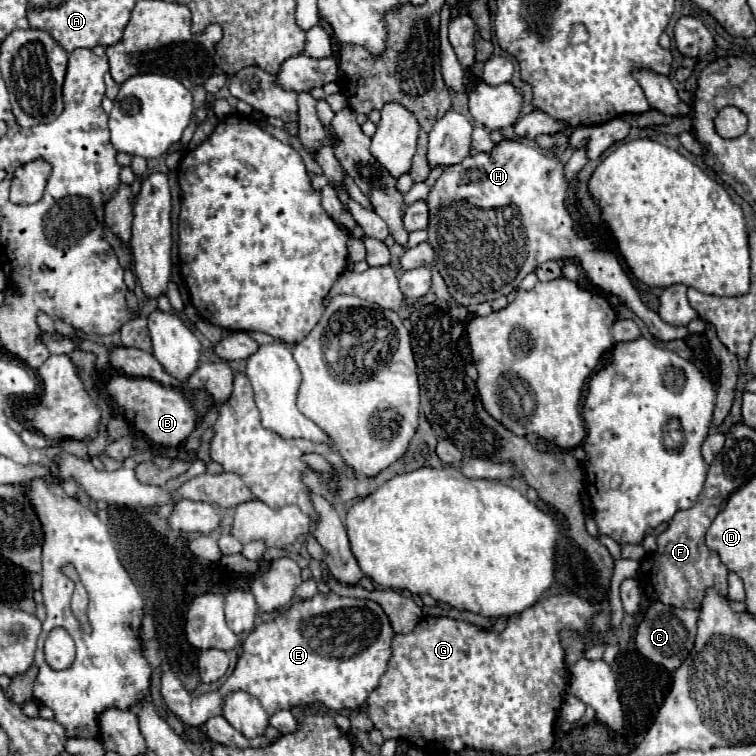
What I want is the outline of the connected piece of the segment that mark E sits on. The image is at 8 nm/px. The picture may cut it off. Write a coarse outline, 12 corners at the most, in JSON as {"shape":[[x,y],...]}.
{"shape":[[320,592],[254,628],[218,692],[160,694],[188,728],[244,690],[268,714],[354,710],[394,630],[380,604]]}

